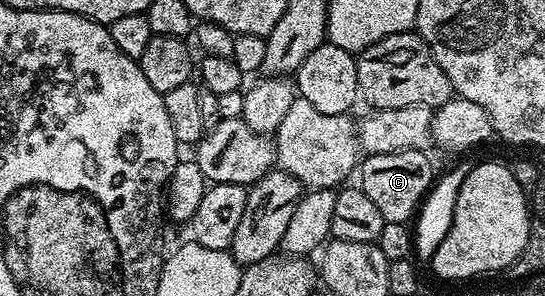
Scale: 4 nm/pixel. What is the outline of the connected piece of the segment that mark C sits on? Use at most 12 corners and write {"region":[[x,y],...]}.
{"region":[[426,152],[366,156],[360,187],[387,224],[415,219],[436,180]]}

